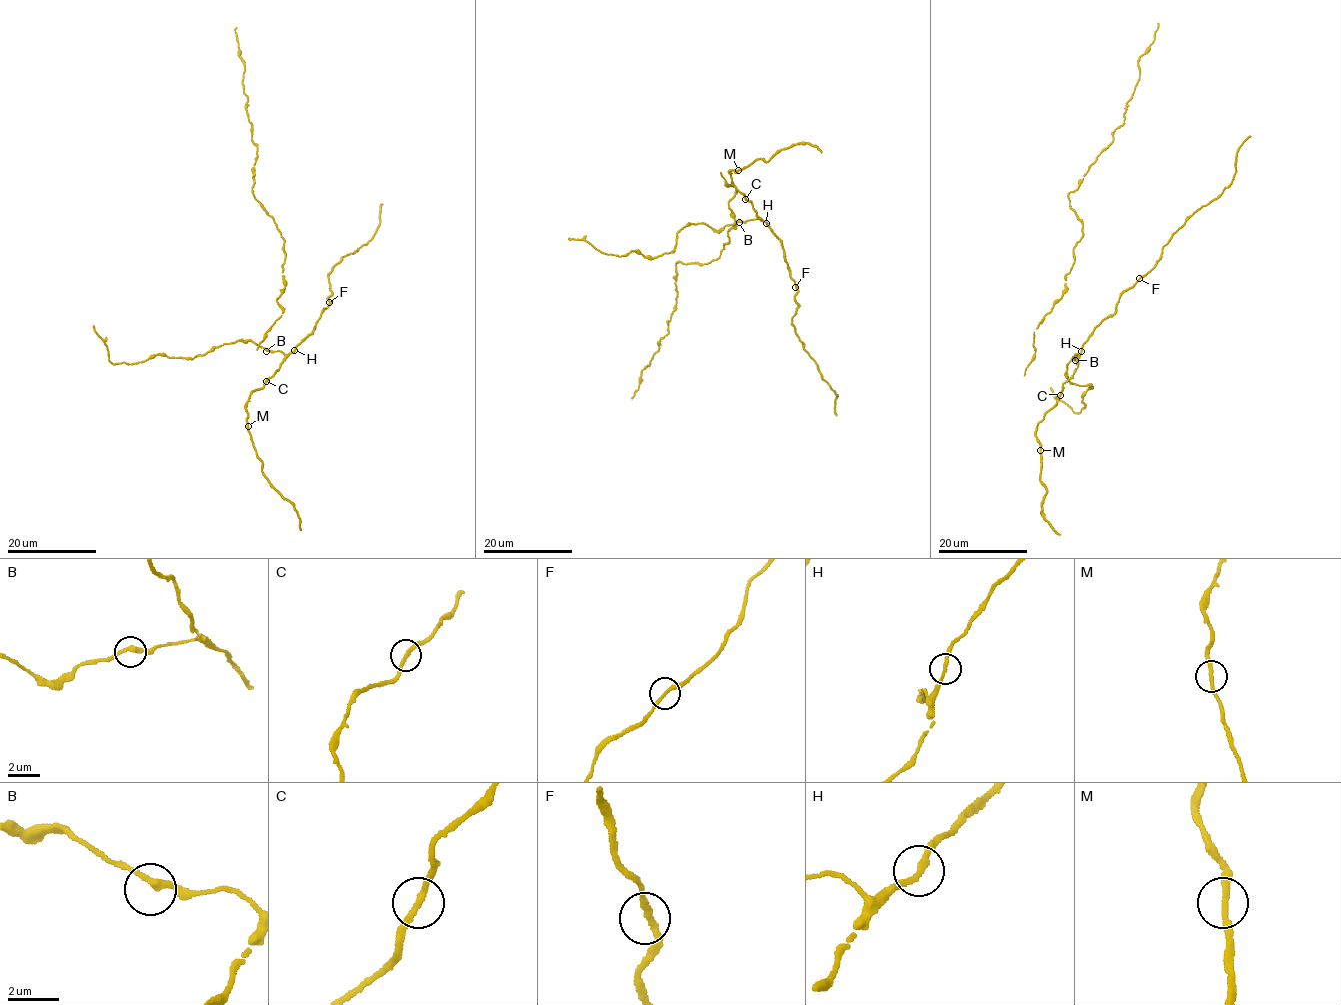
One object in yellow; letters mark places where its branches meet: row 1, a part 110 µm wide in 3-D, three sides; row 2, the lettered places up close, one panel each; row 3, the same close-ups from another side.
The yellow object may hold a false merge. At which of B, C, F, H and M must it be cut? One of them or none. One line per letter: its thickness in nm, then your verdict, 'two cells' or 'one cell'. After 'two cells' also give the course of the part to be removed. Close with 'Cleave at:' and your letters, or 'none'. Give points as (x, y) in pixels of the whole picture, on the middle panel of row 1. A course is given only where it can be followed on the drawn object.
B: calibre 240 nm; one cell
C: calibre 220 nm; one cell
F: calibre 220 nm; one cell
H: calibre 220 nm; one cell
M: calibre 240 nm; one cell
Cleave at: none

